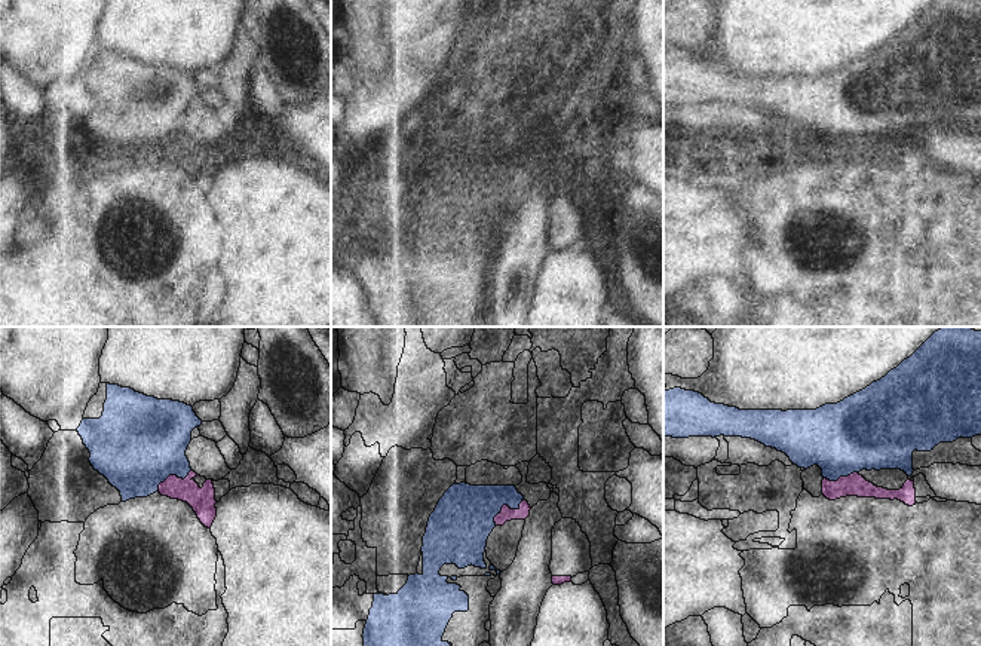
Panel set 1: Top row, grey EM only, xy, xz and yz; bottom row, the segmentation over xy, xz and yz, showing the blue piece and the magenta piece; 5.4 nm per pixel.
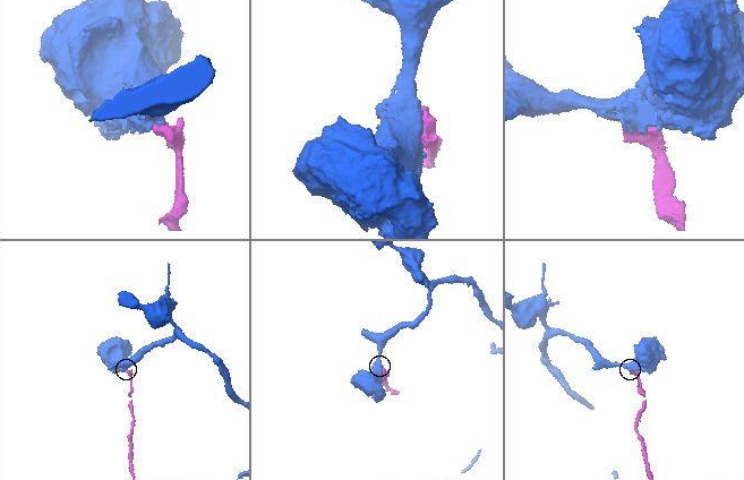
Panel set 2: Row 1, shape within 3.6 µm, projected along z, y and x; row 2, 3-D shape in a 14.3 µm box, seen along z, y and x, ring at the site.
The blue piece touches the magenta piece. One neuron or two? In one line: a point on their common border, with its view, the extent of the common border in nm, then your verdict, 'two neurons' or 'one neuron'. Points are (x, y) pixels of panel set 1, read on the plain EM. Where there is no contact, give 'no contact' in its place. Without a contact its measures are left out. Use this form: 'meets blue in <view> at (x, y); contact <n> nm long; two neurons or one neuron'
meets blue in xz at (503, 171); contact 200 nm long; two neurons

